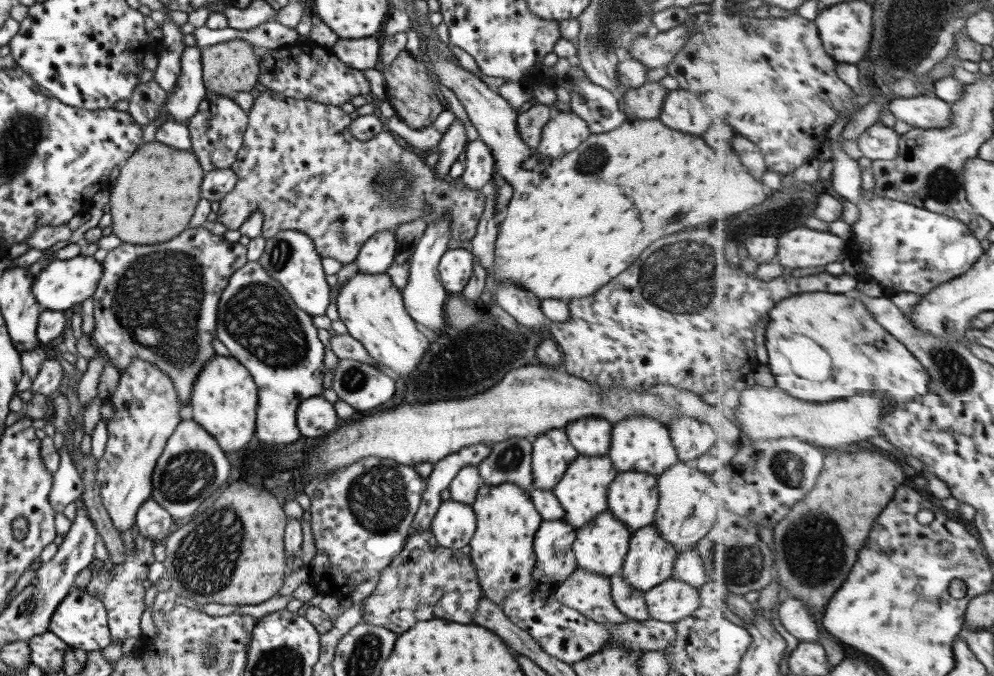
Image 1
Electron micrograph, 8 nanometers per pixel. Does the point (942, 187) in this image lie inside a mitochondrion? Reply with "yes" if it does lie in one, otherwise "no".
yes

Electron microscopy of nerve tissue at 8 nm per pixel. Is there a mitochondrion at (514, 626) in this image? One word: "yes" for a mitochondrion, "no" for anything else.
no

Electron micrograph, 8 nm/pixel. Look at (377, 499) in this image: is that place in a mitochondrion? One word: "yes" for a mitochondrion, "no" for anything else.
yes

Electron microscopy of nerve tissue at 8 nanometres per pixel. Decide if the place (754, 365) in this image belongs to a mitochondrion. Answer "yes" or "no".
no

